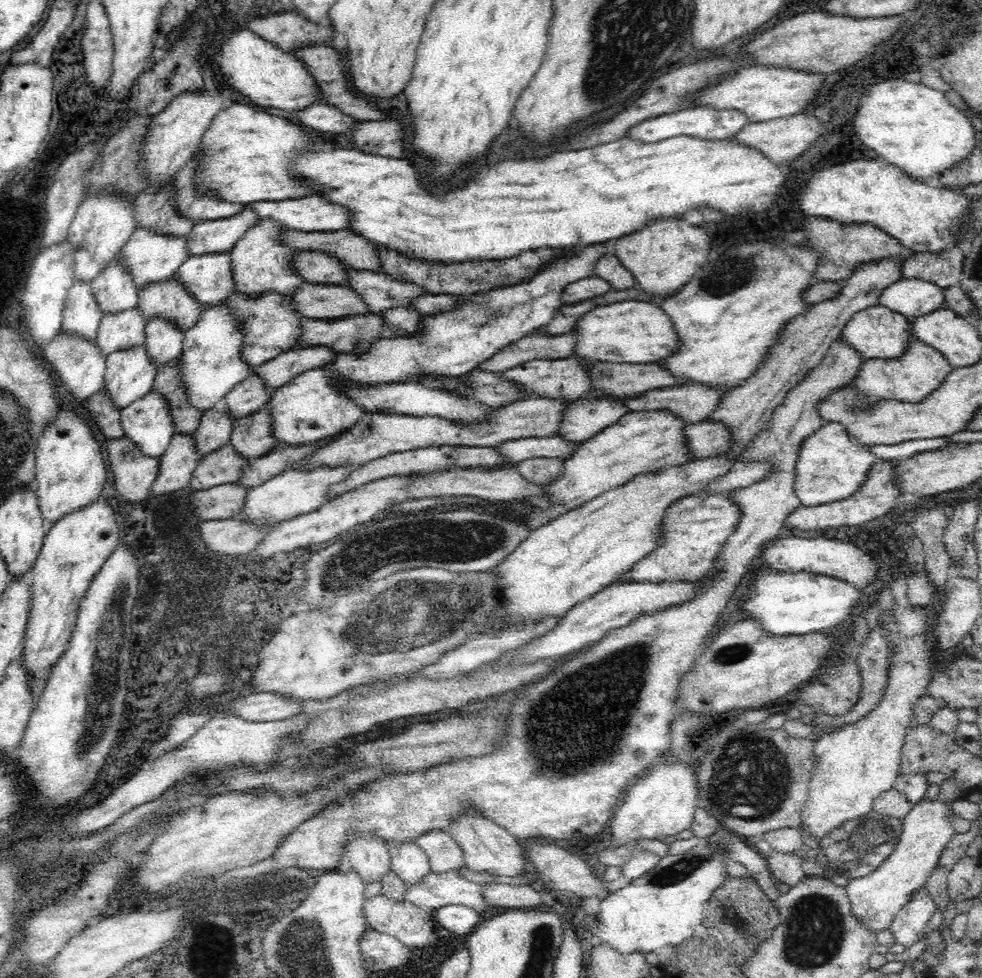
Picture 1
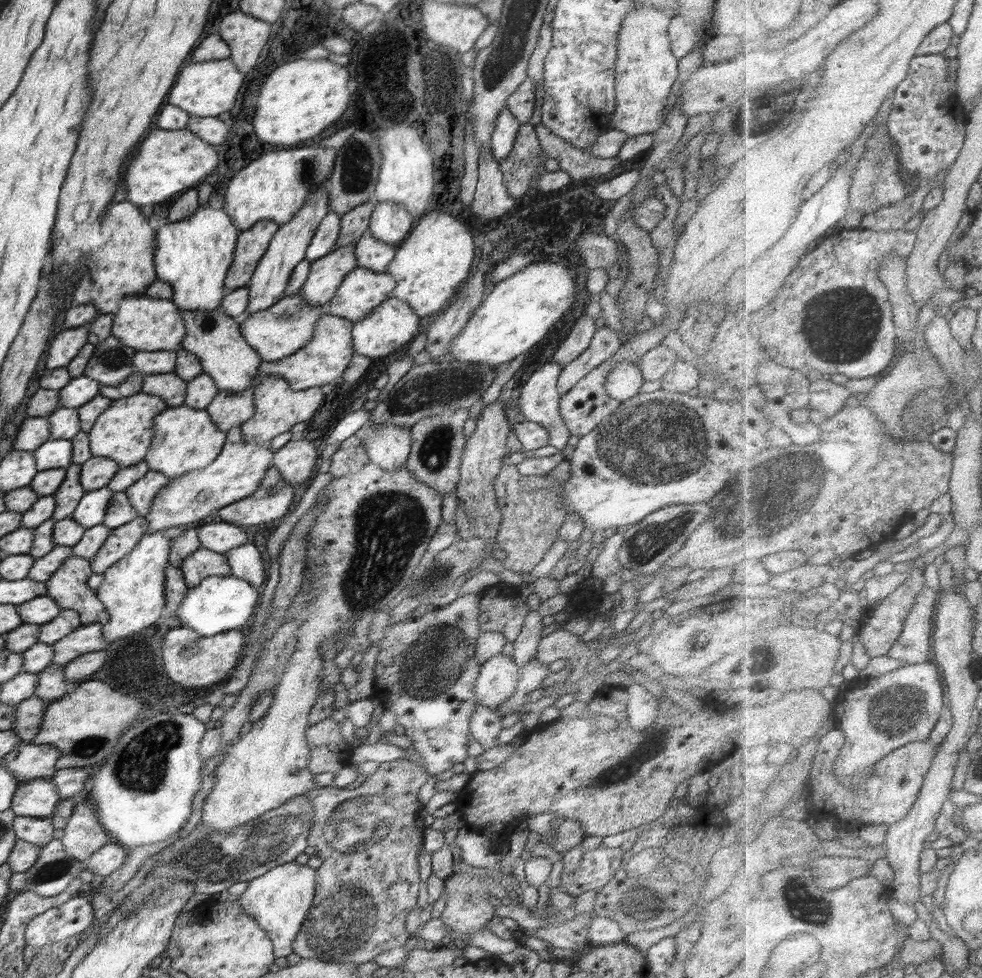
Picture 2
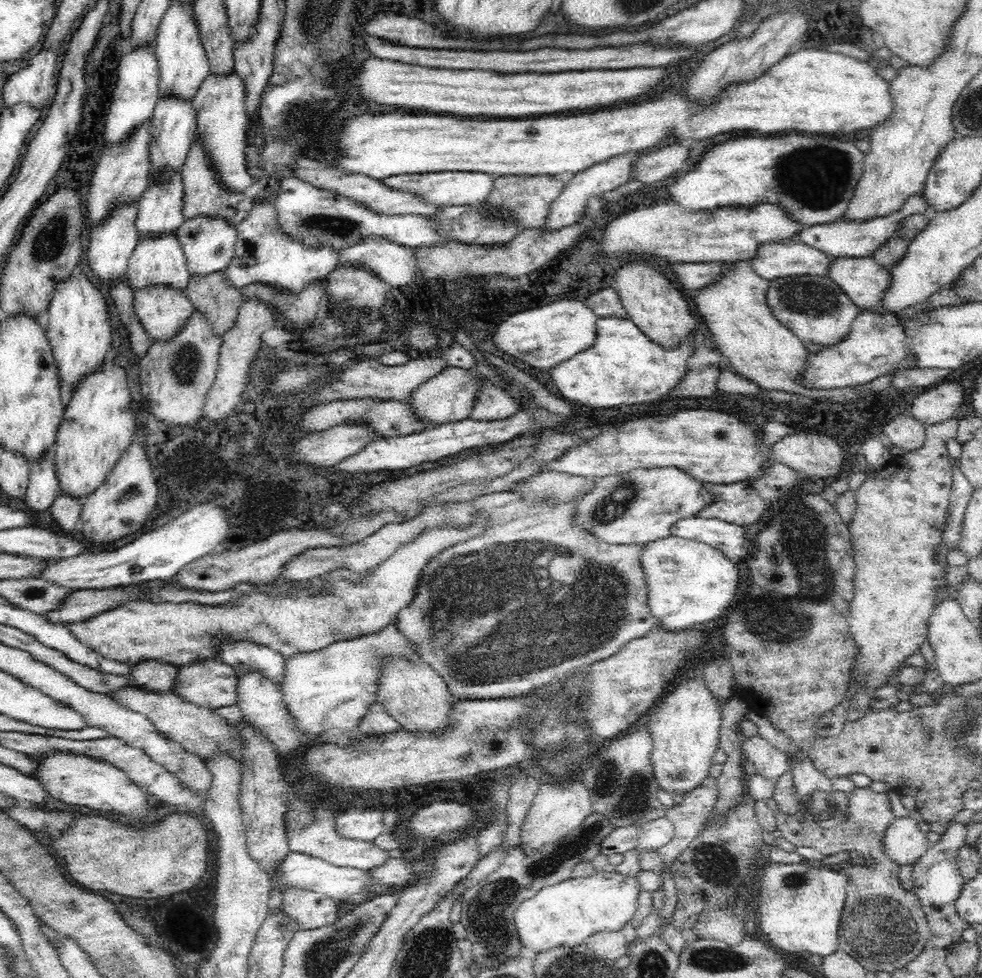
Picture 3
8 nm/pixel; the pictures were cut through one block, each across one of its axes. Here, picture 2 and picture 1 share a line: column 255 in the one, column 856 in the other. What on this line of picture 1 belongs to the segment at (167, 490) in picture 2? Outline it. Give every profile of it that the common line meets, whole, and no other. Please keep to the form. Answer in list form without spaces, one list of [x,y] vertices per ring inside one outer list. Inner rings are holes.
[[[826,423],[821,430],[808,436],[800,446],[794,492],[801,504],[808,507],[844,500],[852,496],[856,488],[860,488],[860,484],[864,484],[872,464],[877,461],[870,446],[850,440],[842,424]]]

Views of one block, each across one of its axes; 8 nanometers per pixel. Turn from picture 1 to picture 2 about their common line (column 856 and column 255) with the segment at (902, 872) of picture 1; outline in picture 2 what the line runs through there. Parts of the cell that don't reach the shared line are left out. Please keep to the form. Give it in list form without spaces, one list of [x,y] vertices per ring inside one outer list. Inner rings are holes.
[[[295,860],[280,864],[262,876],[248,881],[246,890],[236,896],[241,912],[250,915],[270,937],[276,957],[292,954],[292,945],[299,928],[303,926],[310,910],[316,888],[315,869]]]

